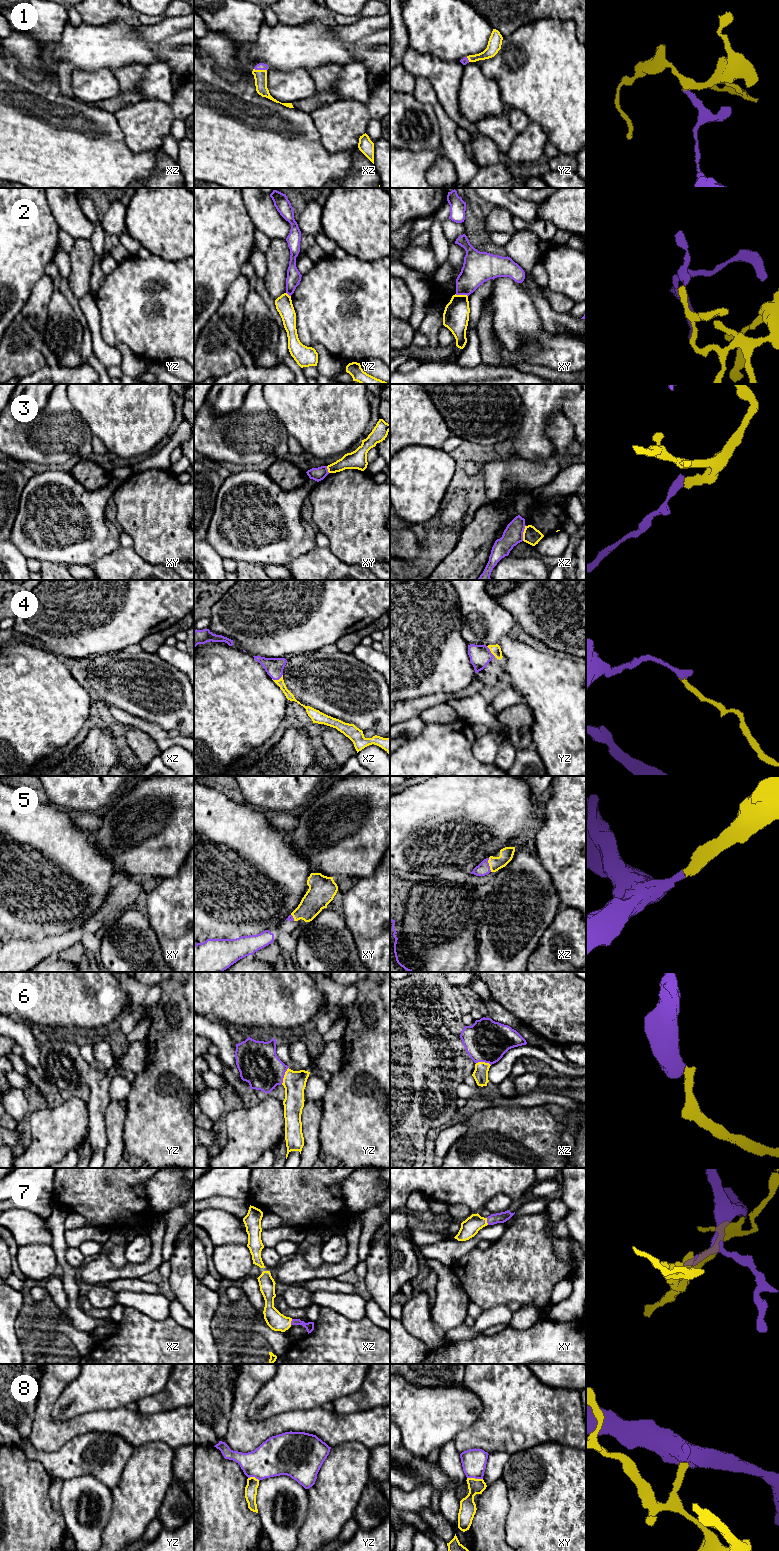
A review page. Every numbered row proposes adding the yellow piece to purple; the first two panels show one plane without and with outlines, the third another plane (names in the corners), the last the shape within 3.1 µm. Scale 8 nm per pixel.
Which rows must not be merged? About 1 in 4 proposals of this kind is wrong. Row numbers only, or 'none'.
2, 3, 8

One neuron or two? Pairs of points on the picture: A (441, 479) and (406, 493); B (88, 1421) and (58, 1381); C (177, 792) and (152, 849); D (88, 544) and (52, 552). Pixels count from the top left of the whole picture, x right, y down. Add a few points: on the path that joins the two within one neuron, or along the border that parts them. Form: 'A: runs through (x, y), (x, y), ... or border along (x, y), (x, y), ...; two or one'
A: runs through (432, 479), (420, 479), (415, 484); one
B: runs through (69, 1426), (56, 1426), (47, 1417), (47, 1400); one
C: runs through (177, 806), (169, 824), (160, 835); one
D: runs through (79, 544), (61, 550); one

